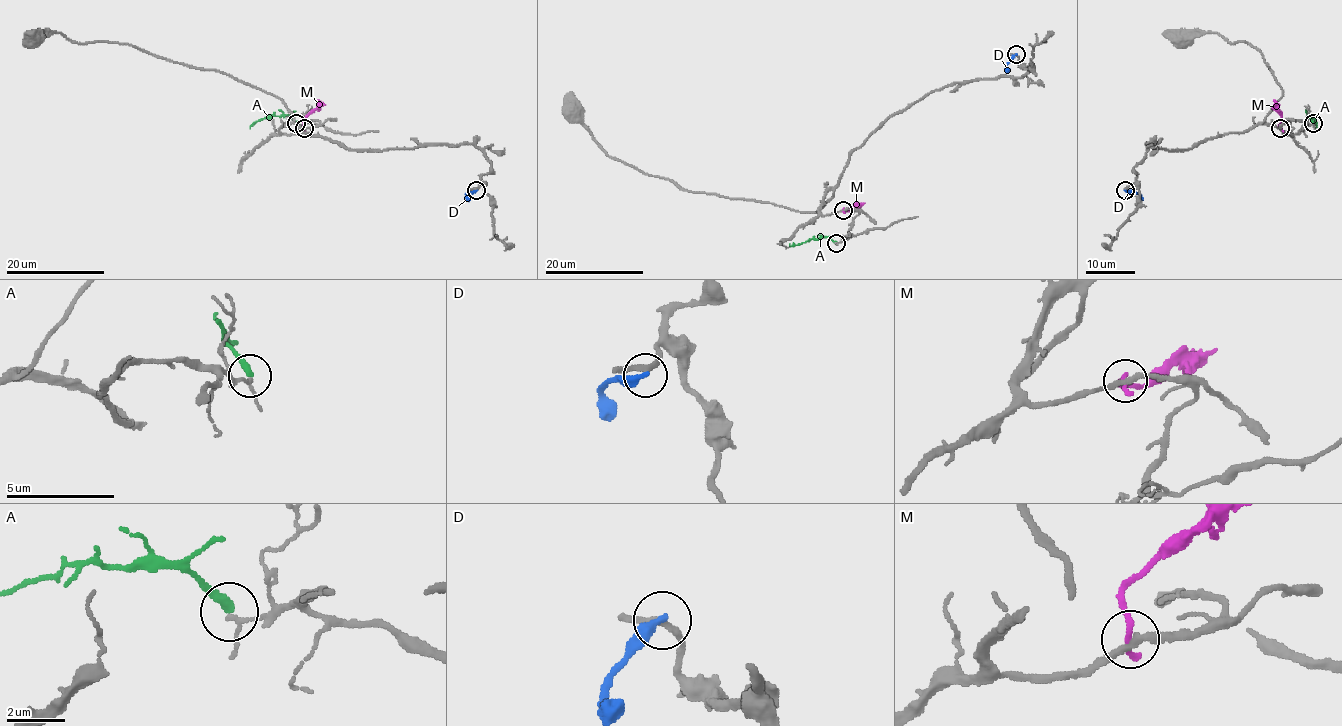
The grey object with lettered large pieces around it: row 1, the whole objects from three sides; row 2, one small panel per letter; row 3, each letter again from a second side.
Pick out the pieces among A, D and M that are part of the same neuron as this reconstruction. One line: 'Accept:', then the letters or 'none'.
Accept: A

